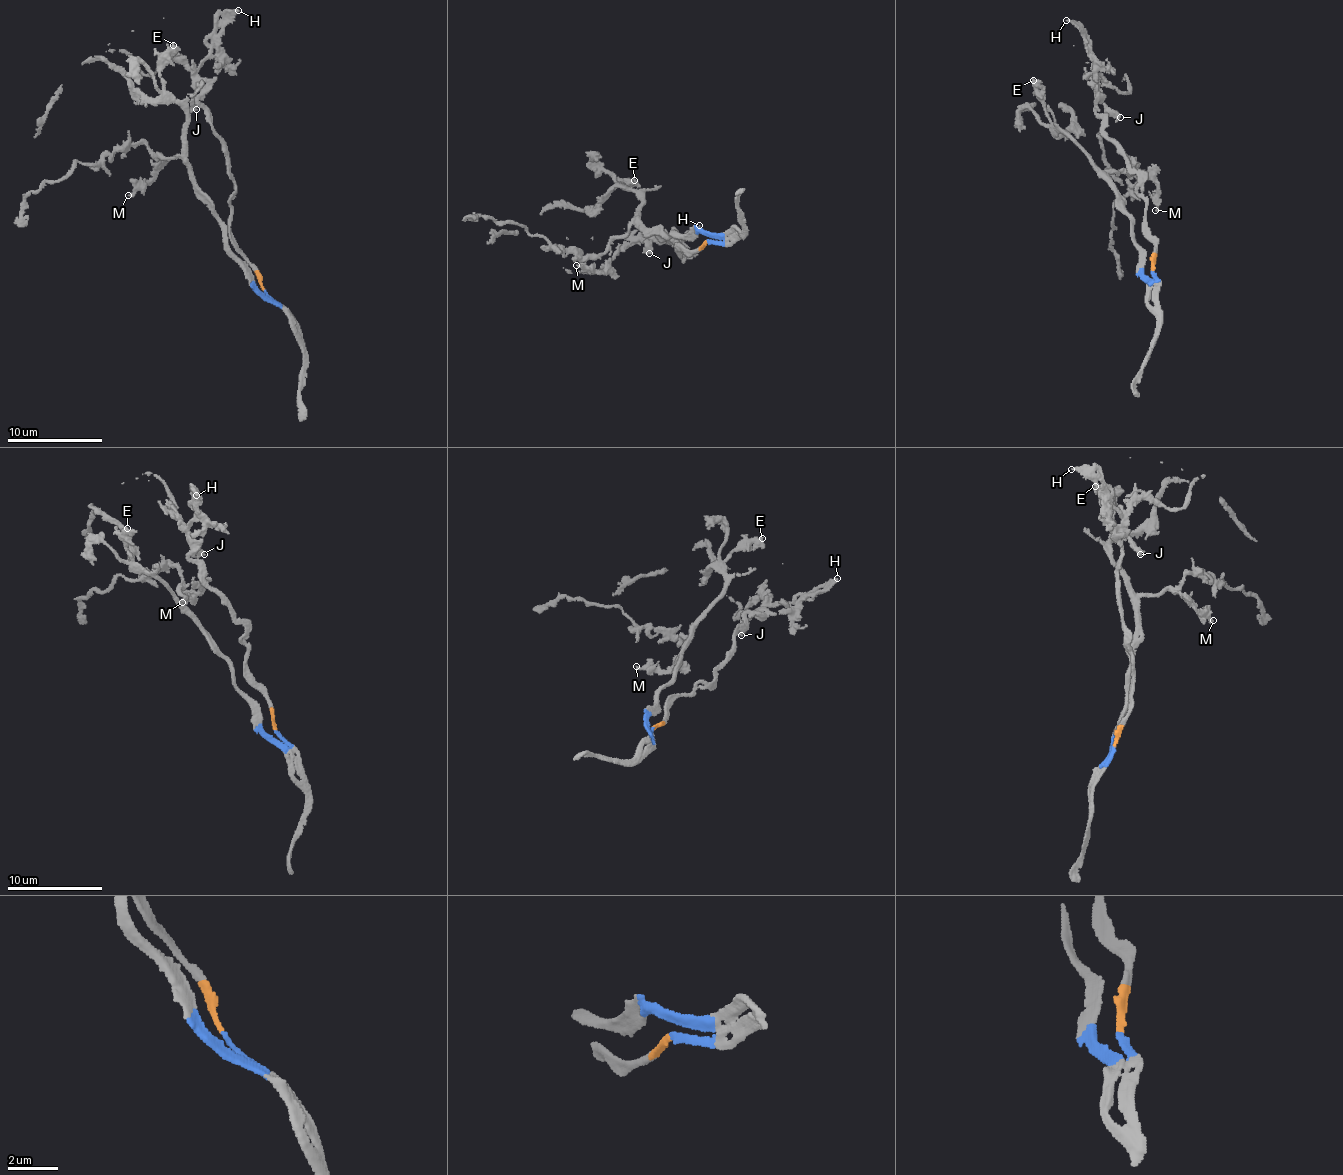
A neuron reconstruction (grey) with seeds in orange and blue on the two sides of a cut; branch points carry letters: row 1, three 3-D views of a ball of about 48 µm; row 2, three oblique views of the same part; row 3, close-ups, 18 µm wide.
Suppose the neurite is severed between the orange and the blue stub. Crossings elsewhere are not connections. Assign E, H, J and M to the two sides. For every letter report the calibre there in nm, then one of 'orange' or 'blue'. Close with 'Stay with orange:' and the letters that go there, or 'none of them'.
E: calibre 480 nm; blue
H: calibre 240 nm; orange
J: calibre 460 nm; orange
M: calibre 200 nm; blue
Stay with orange: H, J

